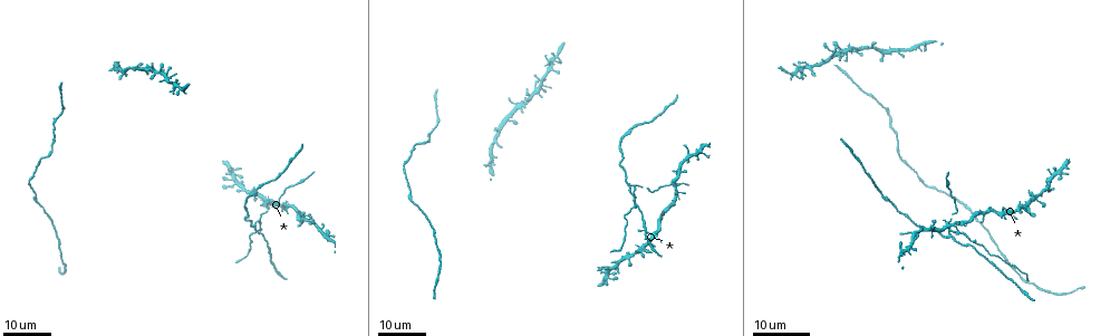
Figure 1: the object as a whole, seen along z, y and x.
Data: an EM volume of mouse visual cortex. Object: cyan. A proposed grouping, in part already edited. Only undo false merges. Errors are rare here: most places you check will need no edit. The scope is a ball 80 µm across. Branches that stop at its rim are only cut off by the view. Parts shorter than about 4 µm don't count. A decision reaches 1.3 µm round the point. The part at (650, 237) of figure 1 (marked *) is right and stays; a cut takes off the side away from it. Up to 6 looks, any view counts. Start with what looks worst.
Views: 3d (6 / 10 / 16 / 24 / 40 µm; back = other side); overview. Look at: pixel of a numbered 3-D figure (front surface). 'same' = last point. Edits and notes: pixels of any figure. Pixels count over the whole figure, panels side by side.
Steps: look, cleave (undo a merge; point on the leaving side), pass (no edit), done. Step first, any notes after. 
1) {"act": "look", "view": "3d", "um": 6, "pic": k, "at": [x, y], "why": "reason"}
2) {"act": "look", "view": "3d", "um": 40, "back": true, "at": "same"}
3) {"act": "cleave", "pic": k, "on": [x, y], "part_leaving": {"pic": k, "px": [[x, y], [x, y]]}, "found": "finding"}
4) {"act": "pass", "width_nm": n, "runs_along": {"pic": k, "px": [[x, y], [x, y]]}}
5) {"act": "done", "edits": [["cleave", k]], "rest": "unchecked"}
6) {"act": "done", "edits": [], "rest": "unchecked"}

{"act": "look", "view": "3d", "um": 24, "pic": 1, "at": [259, 219], "why": "three-way junction"}

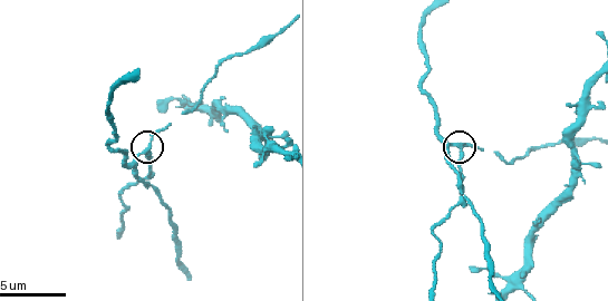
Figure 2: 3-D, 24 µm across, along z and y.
{"act": "look", "view": "3d", "um": 6, "pic": 2, "at": [149, 149], "why": "closer look"}

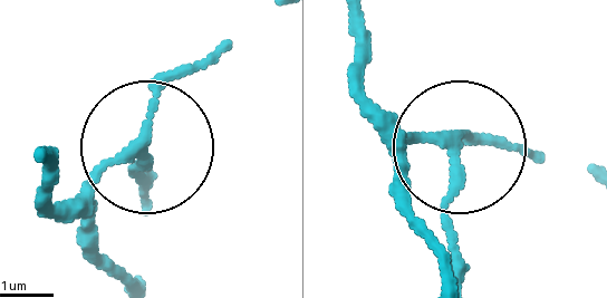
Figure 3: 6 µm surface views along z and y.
{"act": "cleave", "pic": 3, "on": [137, 175], "found": "two neurons meet here"}

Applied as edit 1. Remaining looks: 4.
{"act": "look", "view": "3d", "um": 10, "pic": 2, "at": [252, 137]}

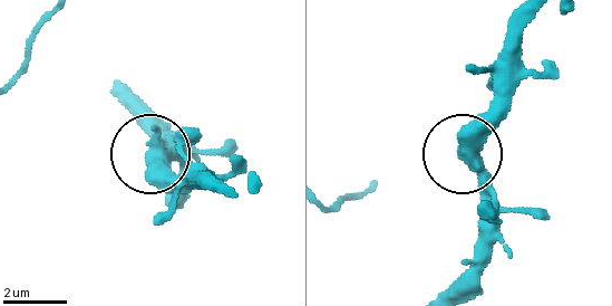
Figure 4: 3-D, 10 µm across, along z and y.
{"act": "look", "view": "3d", "um": 6, "pic": 4, "at": [150, 148]}

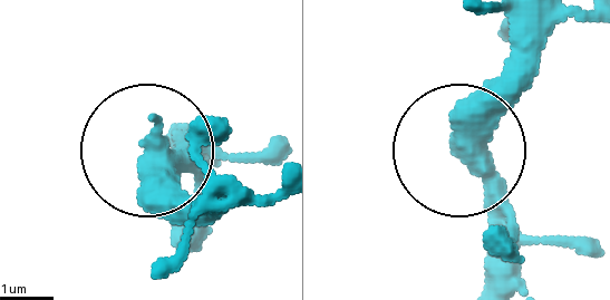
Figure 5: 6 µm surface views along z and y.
{"act": "pass", "width_nm": 410, "found": "continuous, no second neuron"}

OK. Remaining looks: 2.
{"act": "look", "view": "3d", "um": 16, "pic": 2, "at": [240, 110]}

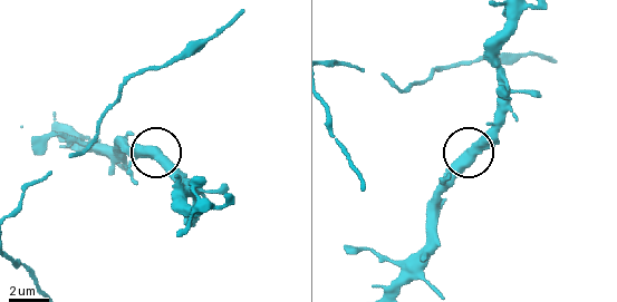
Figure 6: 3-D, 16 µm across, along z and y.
{"act": "pass", "runs_along": {"pic": 6, "px": [[399, 273], [426, 244], [434, 190], [488, 135], [498, 106]]}, "found": "one neuron here"}

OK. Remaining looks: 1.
{"act": "done", "edits": [["cleave", 3]], "rest": "unchecked"}

